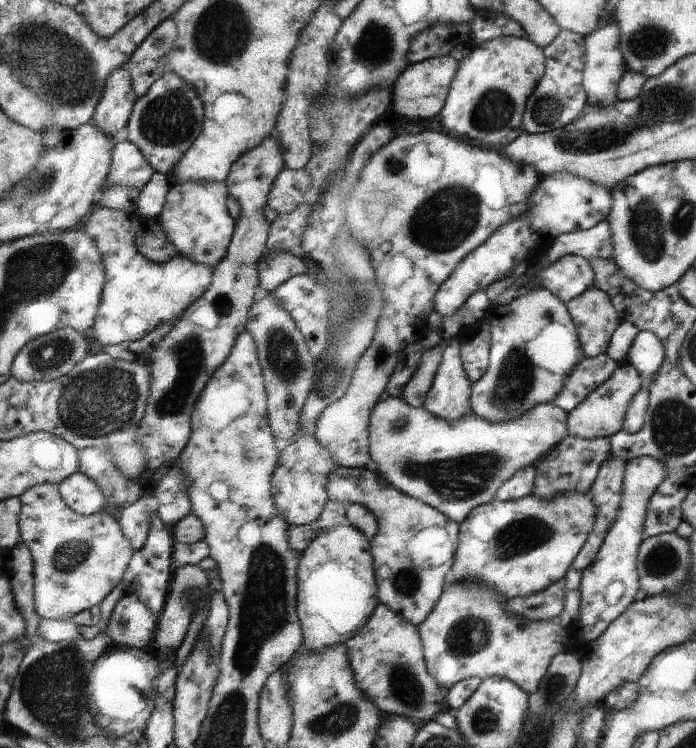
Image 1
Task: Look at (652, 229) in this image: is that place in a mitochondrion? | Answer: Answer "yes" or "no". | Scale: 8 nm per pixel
yes

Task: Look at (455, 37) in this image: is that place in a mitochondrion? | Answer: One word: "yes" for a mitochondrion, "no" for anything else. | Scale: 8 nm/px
no

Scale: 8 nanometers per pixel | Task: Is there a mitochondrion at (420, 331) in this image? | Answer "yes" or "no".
no

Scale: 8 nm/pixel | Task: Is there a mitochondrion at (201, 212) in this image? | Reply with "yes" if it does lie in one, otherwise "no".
no

